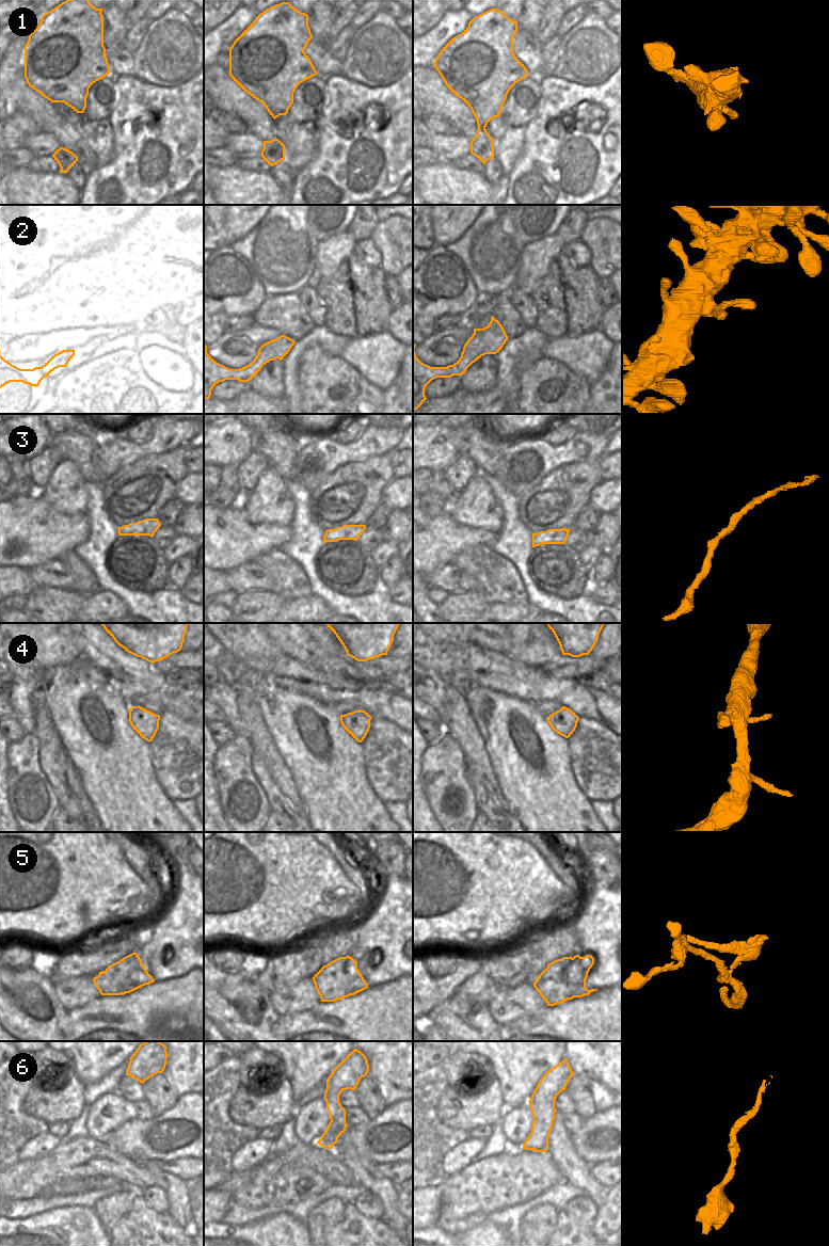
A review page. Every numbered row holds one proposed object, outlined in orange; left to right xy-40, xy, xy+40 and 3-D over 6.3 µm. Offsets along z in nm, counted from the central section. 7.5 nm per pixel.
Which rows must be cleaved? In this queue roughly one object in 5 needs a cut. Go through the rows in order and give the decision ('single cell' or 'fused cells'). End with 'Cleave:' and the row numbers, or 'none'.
1: single cell
2: single cell
3: single cell
4: single cell
5: fused cells
6: single cell
Cleave: 5

